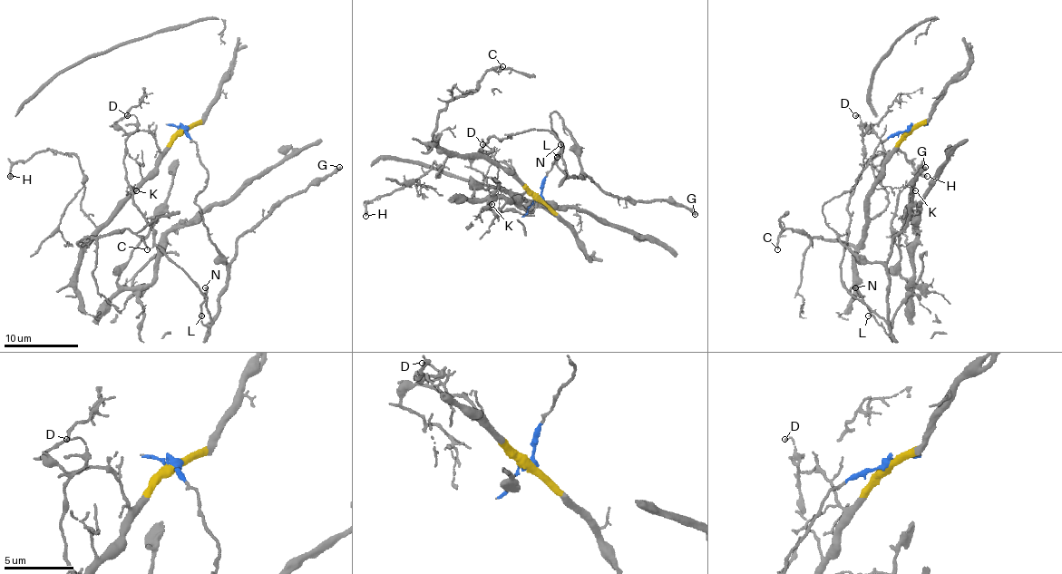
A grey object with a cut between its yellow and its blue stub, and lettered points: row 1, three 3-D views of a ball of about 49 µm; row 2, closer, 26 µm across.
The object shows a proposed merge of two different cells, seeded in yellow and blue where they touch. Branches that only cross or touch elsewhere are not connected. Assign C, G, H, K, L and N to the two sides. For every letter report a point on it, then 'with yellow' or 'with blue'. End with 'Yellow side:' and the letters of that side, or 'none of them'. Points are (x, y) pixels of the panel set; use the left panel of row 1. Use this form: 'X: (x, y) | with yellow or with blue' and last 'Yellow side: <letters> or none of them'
C: (147, 249) | with yellow
G: (339, 167) | with blue
H: (10, 176) | with yellow
K: (136, 190) | with yellow
L: (201, 316) | with blue
N: (205, 287) | with blue
Yellow side: C, H, K

